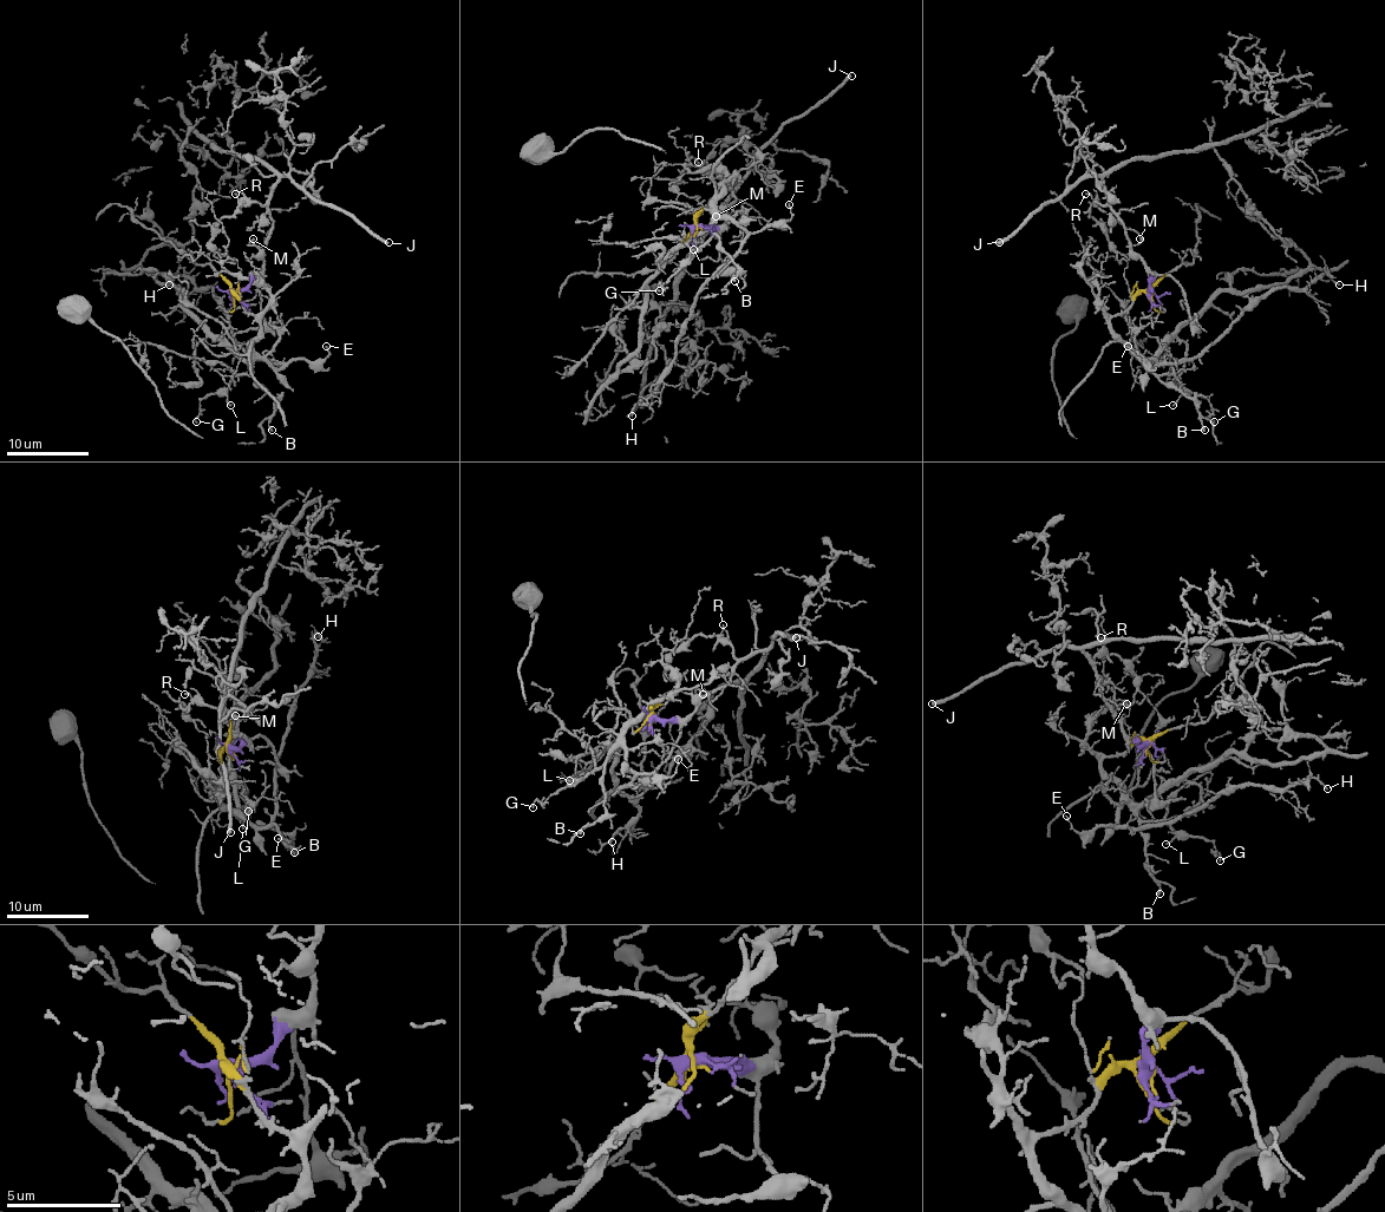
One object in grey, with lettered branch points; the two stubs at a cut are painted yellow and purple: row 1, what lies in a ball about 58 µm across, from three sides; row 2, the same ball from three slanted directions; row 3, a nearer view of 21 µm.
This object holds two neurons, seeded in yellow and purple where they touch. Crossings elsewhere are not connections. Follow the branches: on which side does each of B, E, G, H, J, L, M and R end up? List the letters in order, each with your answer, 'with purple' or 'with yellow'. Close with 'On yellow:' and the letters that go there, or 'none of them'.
B: with yellow
E: with yellow
G: with yellow
H: with yellow
J: with purple
L: with yellow
M: with purple
R: with purple
On yellow: B, E, G, H, L

